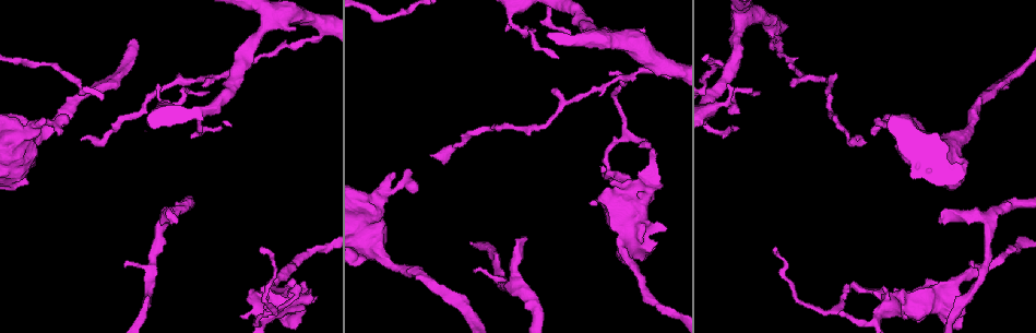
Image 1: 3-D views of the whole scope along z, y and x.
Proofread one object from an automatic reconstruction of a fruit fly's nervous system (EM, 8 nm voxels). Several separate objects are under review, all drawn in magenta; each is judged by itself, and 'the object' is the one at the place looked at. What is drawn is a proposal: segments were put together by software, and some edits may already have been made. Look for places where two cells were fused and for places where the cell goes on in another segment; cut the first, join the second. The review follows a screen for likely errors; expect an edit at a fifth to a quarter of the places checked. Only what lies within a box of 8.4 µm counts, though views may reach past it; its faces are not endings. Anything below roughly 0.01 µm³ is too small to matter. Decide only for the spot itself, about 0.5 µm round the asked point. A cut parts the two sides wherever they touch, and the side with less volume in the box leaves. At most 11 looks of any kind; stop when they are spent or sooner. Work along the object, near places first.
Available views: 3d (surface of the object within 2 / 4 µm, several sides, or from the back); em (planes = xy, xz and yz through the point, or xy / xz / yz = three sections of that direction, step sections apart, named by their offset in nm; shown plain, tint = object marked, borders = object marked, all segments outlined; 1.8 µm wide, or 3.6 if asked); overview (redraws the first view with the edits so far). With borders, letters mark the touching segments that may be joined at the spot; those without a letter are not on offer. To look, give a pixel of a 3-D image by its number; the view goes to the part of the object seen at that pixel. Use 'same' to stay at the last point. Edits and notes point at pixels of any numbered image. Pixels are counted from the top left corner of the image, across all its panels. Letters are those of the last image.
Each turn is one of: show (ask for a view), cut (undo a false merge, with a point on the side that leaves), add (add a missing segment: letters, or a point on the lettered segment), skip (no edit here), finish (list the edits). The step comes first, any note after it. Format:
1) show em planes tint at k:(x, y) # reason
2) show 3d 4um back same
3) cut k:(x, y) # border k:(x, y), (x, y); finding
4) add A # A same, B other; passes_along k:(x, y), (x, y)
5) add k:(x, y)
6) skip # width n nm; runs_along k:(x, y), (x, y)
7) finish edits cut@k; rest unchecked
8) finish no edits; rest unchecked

show 3d 4um at 1:(68, 121) # branch stops here

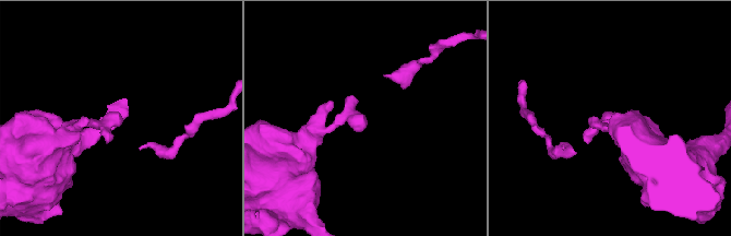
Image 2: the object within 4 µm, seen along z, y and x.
show em planes borders at 2:(119, 121)

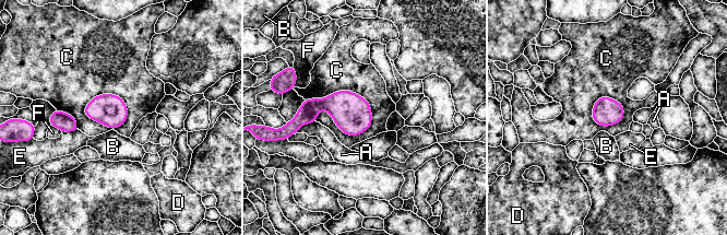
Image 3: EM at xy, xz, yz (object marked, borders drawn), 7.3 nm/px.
skip # width 220 nm; A other, B other, C other, D other, E other, F other; border 3:(305, 98), (350, 90), (371, 126); none of them fits

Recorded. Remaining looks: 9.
show 3d 4um at 1:(850, 287) # abrupt turn

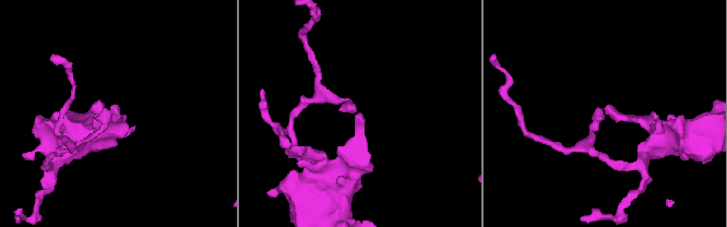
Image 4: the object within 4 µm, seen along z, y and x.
show em planes borders at 4:(602, 112) # need the tissue

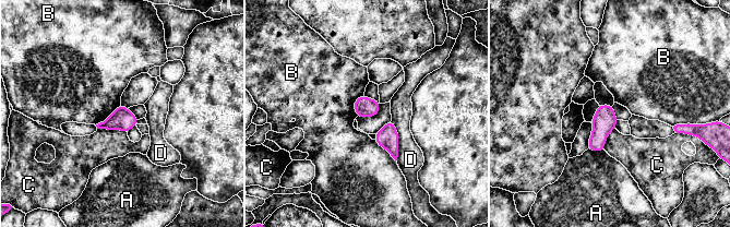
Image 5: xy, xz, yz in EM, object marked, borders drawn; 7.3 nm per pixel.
skip # A other, B other, C other, D other; border 5:(120, 103), (105, 119), (95, 124); continuous, no second cell

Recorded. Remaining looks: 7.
show em xy step 16 borders at 1:(939, 222) # an open end

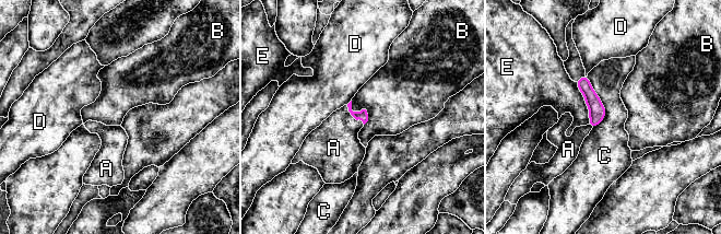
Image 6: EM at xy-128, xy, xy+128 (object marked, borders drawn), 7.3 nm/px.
show em planes borders same # another direction

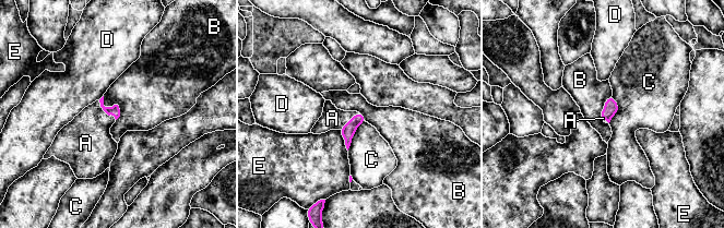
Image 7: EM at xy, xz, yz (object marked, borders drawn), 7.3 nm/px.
add A # A same, B other, C other, D other, E other; passes_along 7:(348, 130), (348, 121), (332, 118); it goes on there

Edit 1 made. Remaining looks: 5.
show em planes borders at 1:(317, 298) # free end

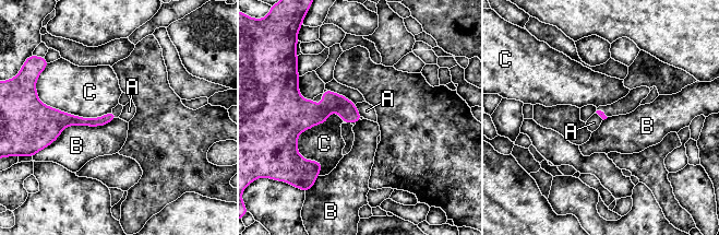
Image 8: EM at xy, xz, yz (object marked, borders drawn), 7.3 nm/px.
skip # A other, B other, C other; border 8:(117, 118), (68, 126), (46, 148); none of them fits

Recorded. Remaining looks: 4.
finish edits add@7; rest unchecked

